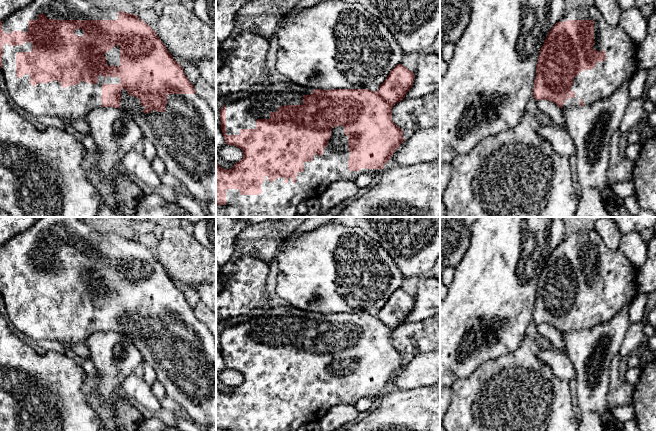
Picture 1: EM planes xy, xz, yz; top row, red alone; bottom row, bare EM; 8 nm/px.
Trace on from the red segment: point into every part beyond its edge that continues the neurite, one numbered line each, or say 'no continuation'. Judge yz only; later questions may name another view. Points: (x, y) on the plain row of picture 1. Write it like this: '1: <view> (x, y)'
1: yz (593, 309)

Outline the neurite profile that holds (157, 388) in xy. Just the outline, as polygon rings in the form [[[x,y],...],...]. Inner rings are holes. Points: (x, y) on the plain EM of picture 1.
[[[158,380],[153,383],[151,390],[156,398],[160,401],[162,401],[167,396],[164,386]]]

